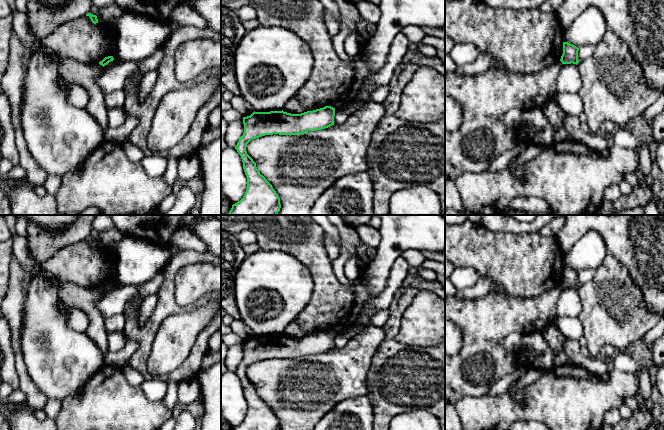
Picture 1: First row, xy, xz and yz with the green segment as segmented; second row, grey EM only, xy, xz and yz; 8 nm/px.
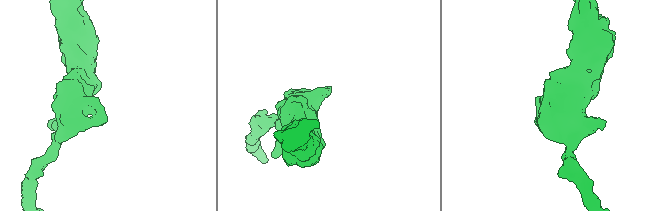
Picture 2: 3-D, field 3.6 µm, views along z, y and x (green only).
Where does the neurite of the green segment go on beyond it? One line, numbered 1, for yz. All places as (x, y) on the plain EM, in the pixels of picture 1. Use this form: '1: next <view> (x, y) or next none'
1: next none

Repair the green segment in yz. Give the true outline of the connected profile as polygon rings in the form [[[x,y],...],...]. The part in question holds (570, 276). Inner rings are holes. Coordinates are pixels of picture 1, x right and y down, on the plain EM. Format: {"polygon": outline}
{"polygon": [[[563,266],[563,278],[560,285],[562,288],[578,288],[578,275],[579,272],[568,266]]]}

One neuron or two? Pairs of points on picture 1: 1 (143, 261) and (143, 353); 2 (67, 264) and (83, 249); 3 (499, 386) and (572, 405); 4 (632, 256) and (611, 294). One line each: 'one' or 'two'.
1: two
2: one
3: two
4: two

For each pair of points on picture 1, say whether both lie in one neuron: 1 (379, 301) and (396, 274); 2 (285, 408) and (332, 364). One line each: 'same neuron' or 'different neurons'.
1: same neuron
2: same neuron

